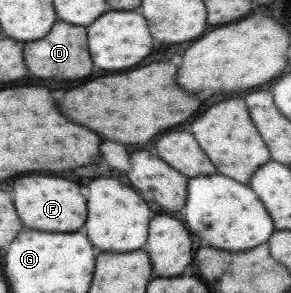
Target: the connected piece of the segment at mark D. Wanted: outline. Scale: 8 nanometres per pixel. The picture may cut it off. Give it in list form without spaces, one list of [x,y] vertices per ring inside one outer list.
[[[57,20],[40,40],[24,44],[24,62],[32,76],[38,78],[84,78],[92,74],[92,60],[86,50],[86,28]]]

